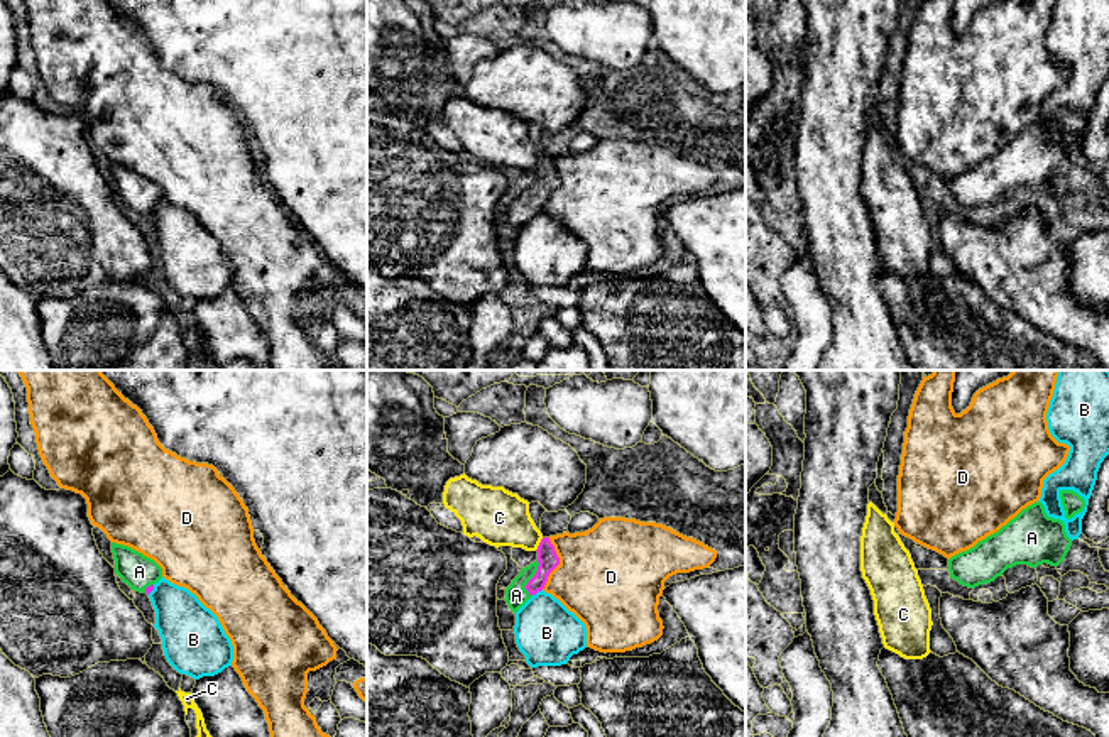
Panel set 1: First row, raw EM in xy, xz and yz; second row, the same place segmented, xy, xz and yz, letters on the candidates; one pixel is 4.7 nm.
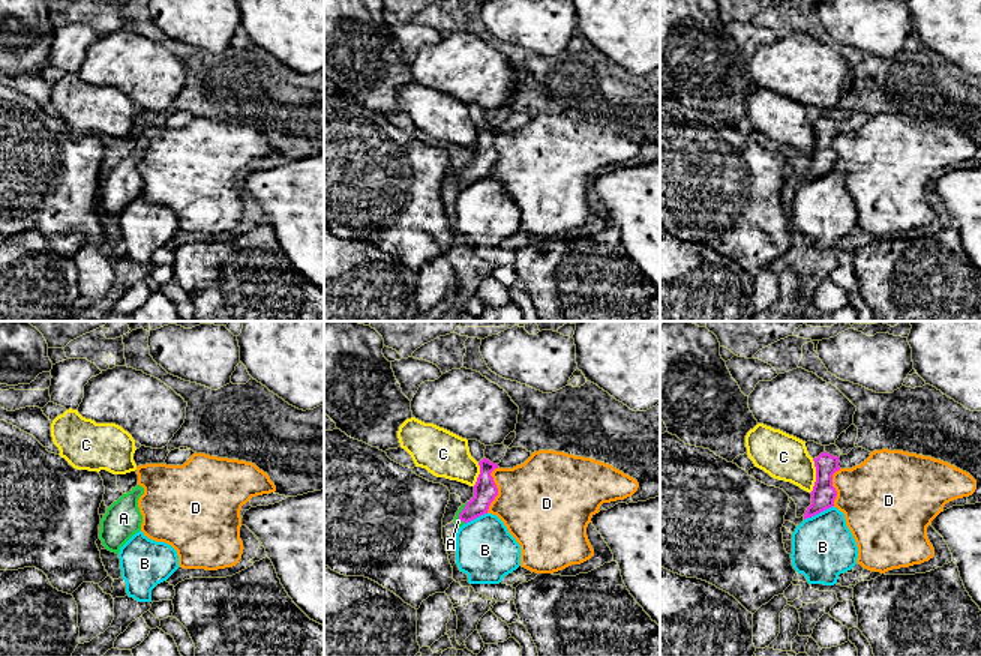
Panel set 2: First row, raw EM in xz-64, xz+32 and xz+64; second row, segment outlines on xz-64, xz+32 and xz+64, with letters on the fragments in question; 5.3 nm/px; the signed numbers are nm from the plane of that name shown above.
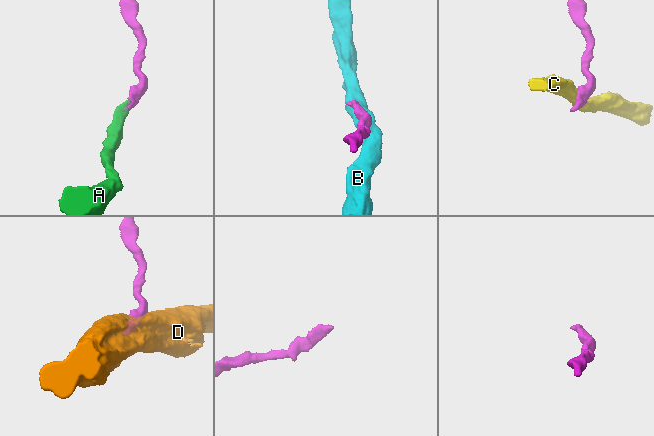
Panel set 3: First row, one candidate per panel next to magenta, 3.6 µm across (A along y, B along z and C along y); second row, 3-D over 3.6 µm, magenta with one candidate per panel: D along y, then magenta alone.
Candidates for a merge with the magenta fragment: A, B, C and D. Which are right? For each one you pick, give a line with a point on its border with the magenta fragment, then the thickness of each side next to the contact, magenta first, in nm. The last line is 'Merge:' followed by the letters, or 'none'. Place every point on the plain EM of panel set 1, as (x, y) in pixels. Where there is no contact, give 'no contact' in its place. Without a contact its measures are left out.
A: meets magenta in xz at (531, 200); 100 nm thick on the magenta side, 110 nm on the other
Merge: A

